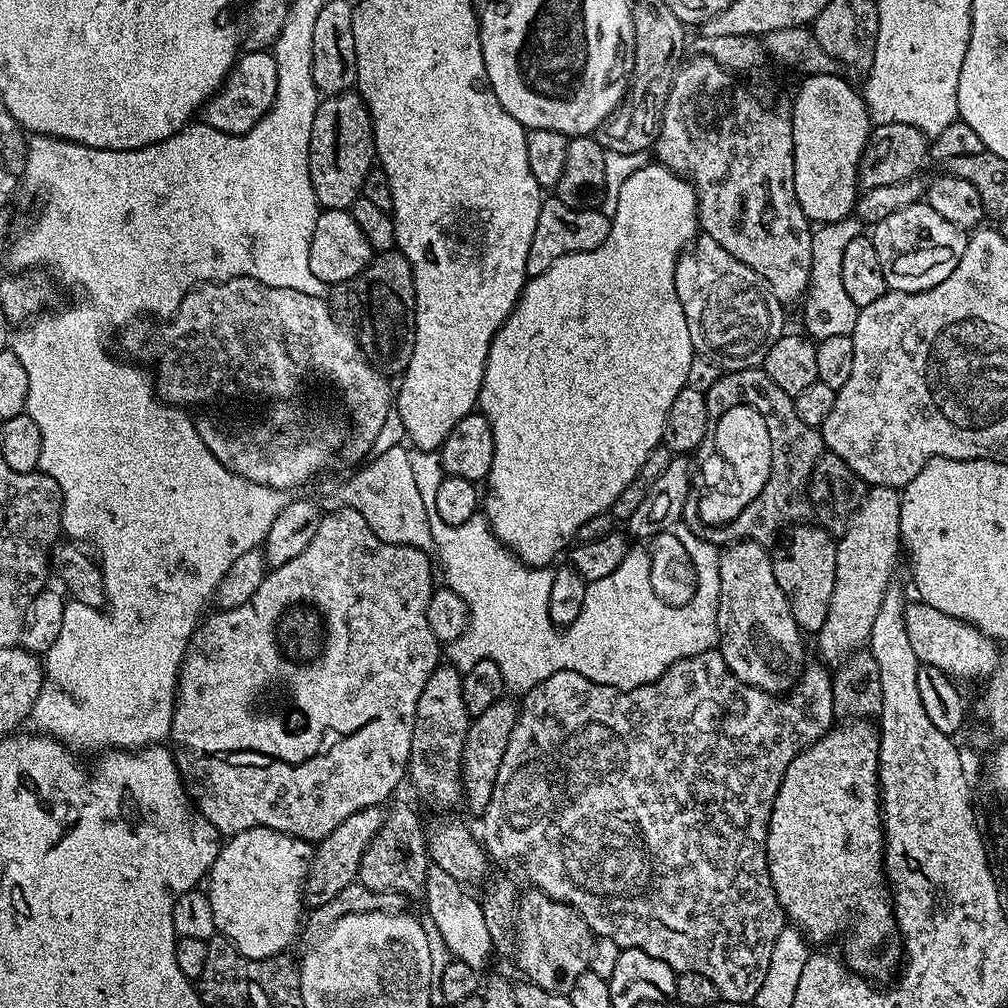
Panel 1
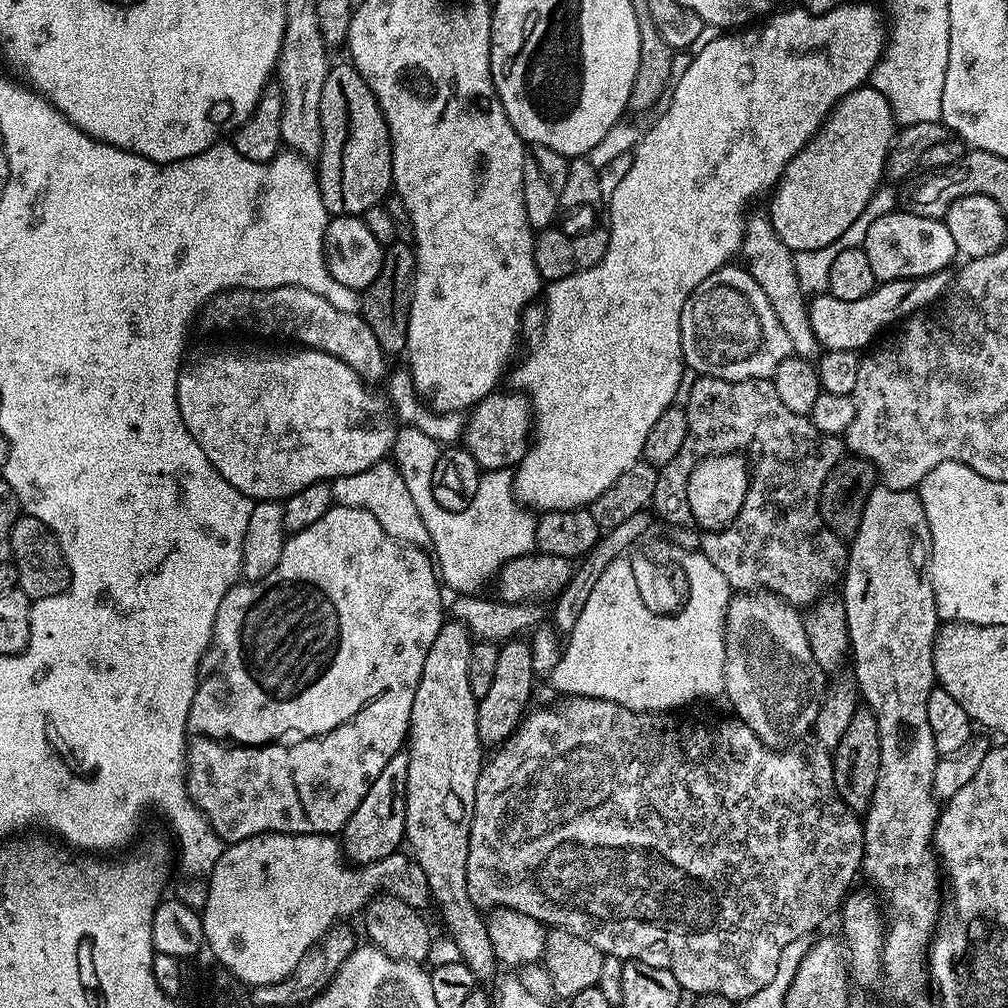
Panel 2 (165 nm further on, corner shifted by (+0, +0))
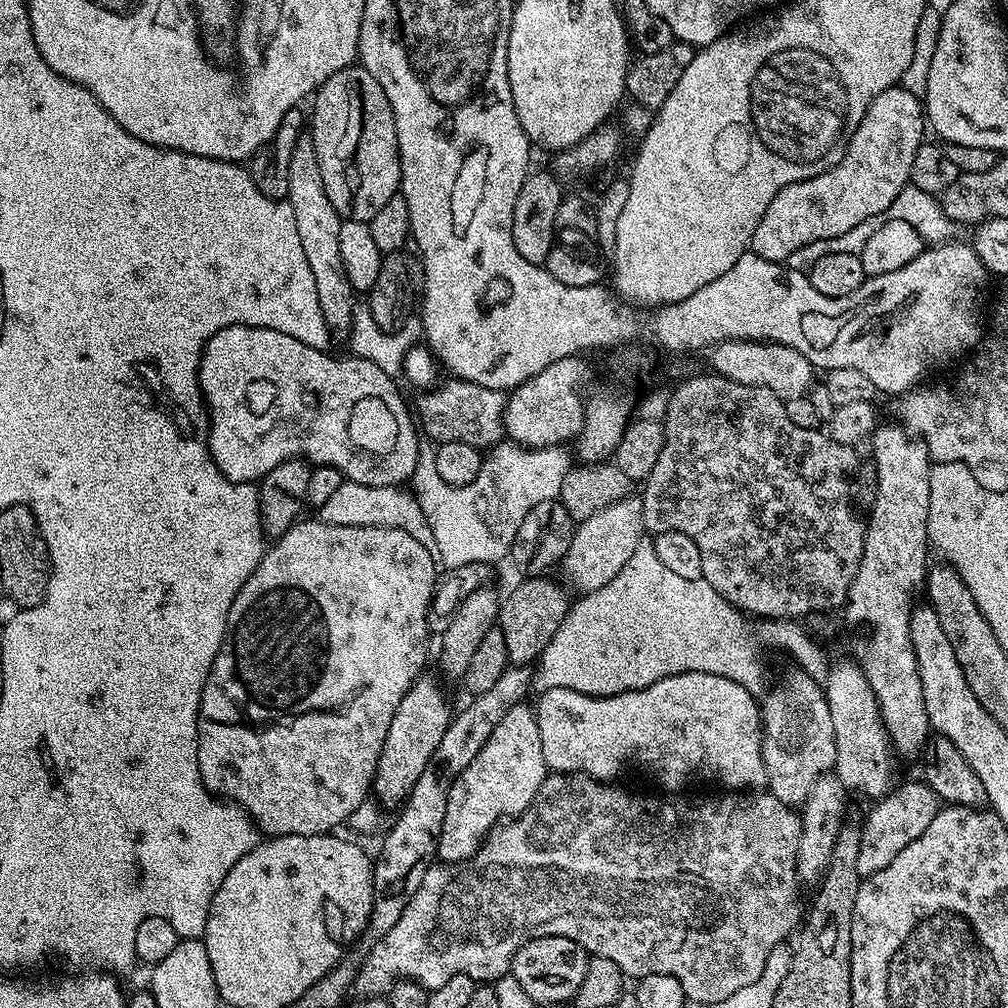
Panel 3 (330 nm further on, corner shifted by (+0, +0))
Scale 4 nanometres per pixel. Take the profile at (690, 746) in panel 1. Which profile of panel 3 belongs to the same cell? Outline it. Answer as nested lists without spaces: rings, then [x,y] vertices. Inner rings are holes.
[[[552,772],[545,776],[532,804],[521,816],[509,819],[492,829],[484,837],[471,860],[436,862],[422,874],[422,886],[406,902],[402,918],[373,946],[370,954],[356,970],[354,992],[360,998],[383,997],[398,980],[414,980],[429,990],[450,982],[454,974],[466,974],[477,982],[495,982],[509,975],[512,956],[531,940],[547,936],[570,938],[578,942],[592,956],[610,958],[623,970],[625,977],[639,978],[650,974],[670,974],[682,982],[685,1001],[710,1006],[738,994],[745,986],[755,989],[763,981],[770,954],[781,947],[784,939],[797,931],[802,920],[800,888],[796,875],[796,855],[800,838],[800,816],[795,807],[778,802],[767,790],[748,790],[741,794],[728,790],[724,796],[704,796],[701,800],[663,800],[660,796],[639,796],[612,782],[601,782],[591,776]]]

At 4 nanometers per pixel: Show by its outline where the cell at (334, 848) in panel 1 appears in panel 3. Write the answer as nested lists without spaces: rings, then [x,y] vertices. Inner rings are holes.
[[[422,674],[417,678],[402,698],[402,702],[398,702],[398,710],[394,710],[390,730],[386,730],[386,742],[382,742],[382,754],[378,758],[372,792],[385,809],[395,809],[407,800],[414,790],[414,782],[422,778],[422,770],[426,770],[434,750],[438,750],[438,742],[442,742],[442,734],[446,734],[454,715],[453,709],[448,709],[443,686],[428,675]]]

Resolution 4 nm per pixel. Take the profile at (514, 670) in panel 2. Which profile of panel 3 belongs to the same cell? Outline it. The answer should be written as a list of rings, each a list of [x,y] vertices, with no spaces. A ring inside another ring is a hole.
[[[544,576],[521,579],[521,584],[509,596],[503,597],[498,626],[502,630],[502,638],[506,638],[509,665],[532,664],[539,661],[540,654],[546,650],[558,626],[562,626],[566,618],[570,599],[568,600],[567,594],[554,581],[548,579]]]

